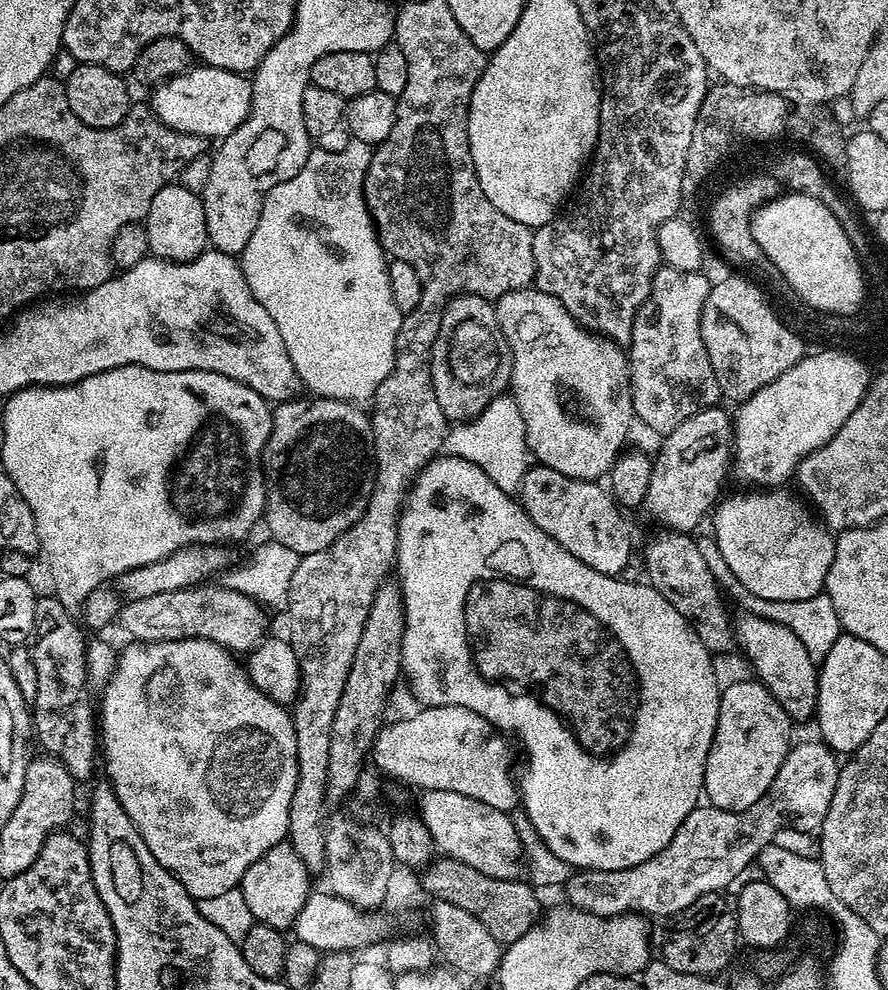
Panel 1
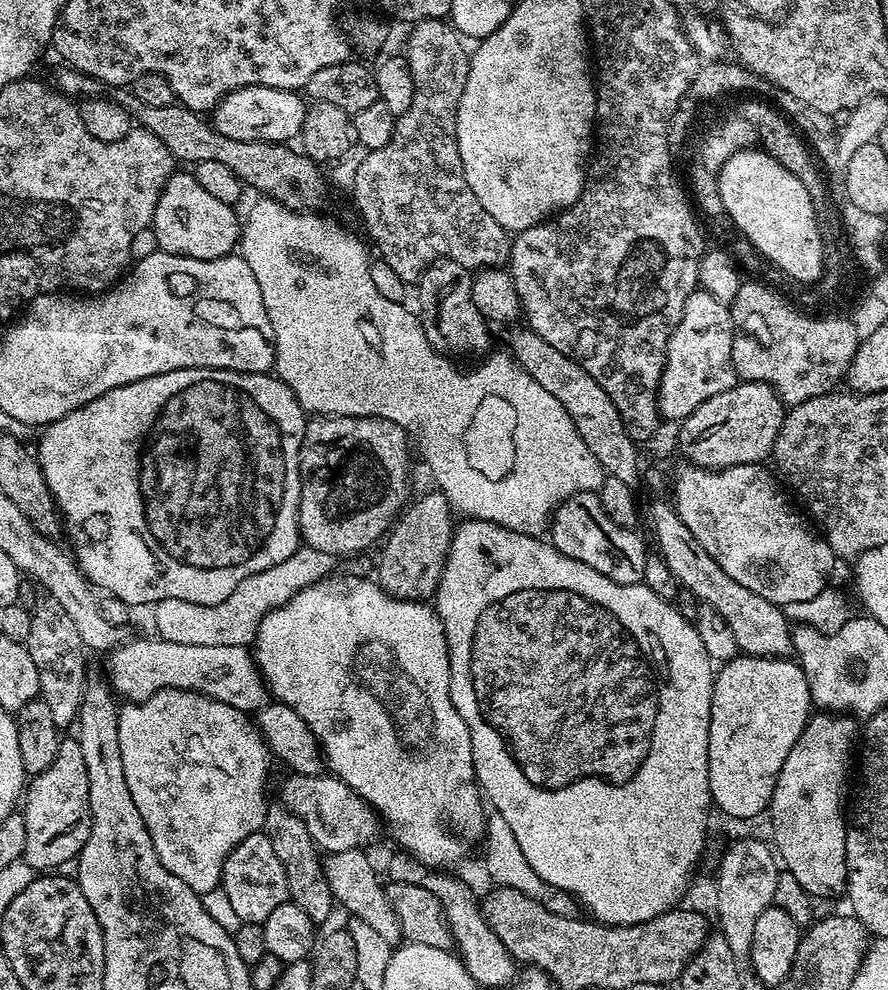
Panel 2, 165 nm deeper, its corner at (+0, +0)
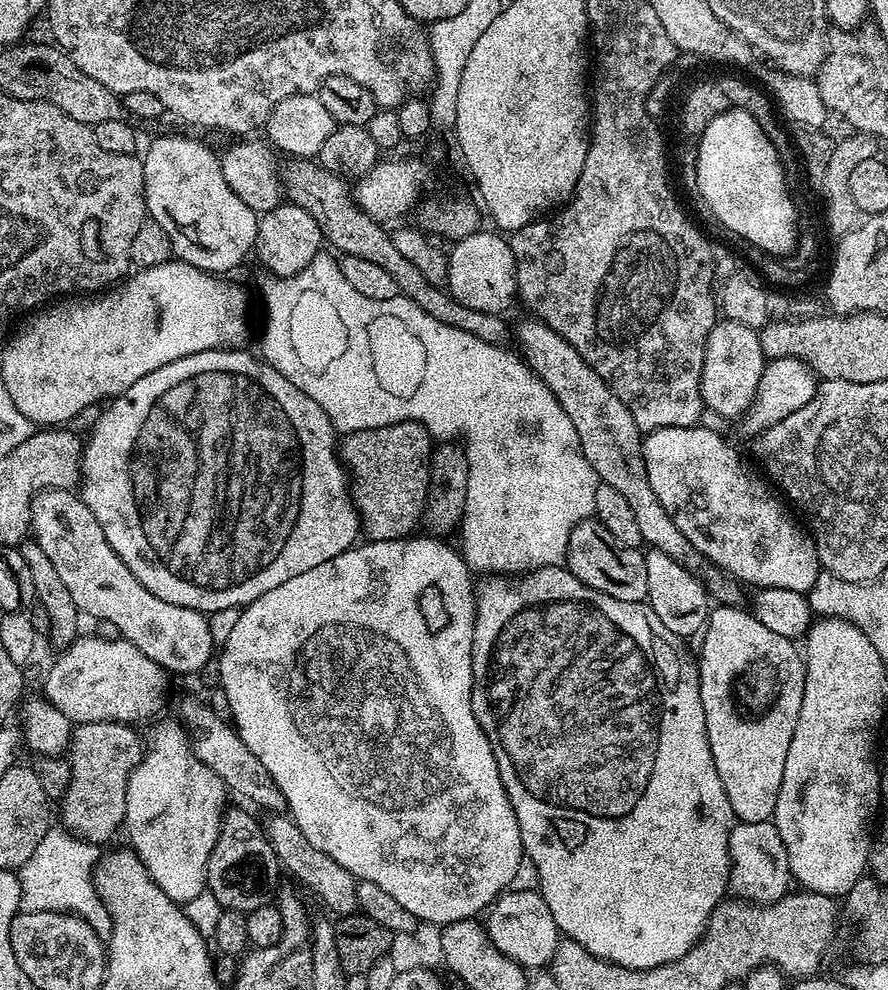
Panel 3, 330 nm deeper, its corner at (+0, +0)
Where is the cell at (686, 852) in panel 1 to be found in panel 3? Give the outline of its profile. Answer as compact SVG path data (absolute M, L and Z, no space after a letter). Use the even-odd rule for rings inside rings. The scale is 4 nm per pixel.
M509 890L503 893L496 903L487 909L486 927L490 942L506 954L514 962L521 964L525 970L532 968L547 969L552 963L552 955L556 952L558 929L554 922L554 914L550 914L550 906L536 890Z

